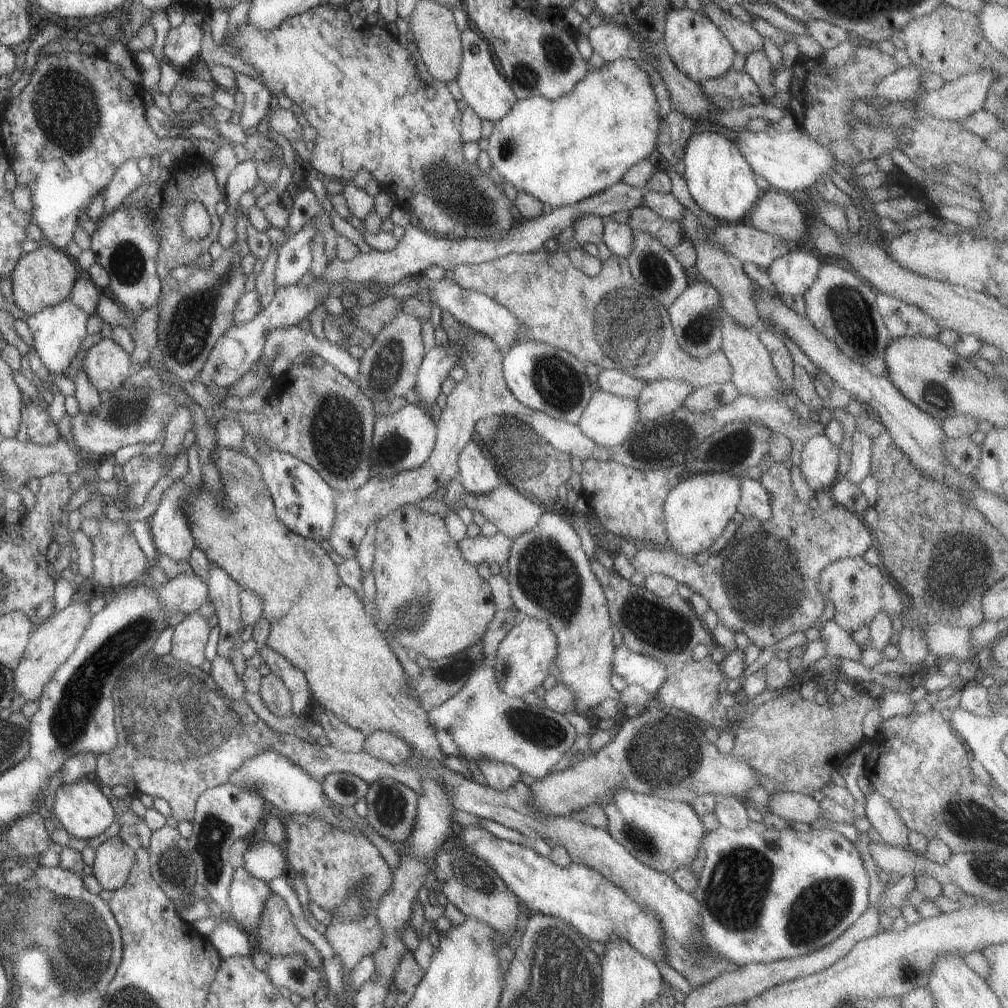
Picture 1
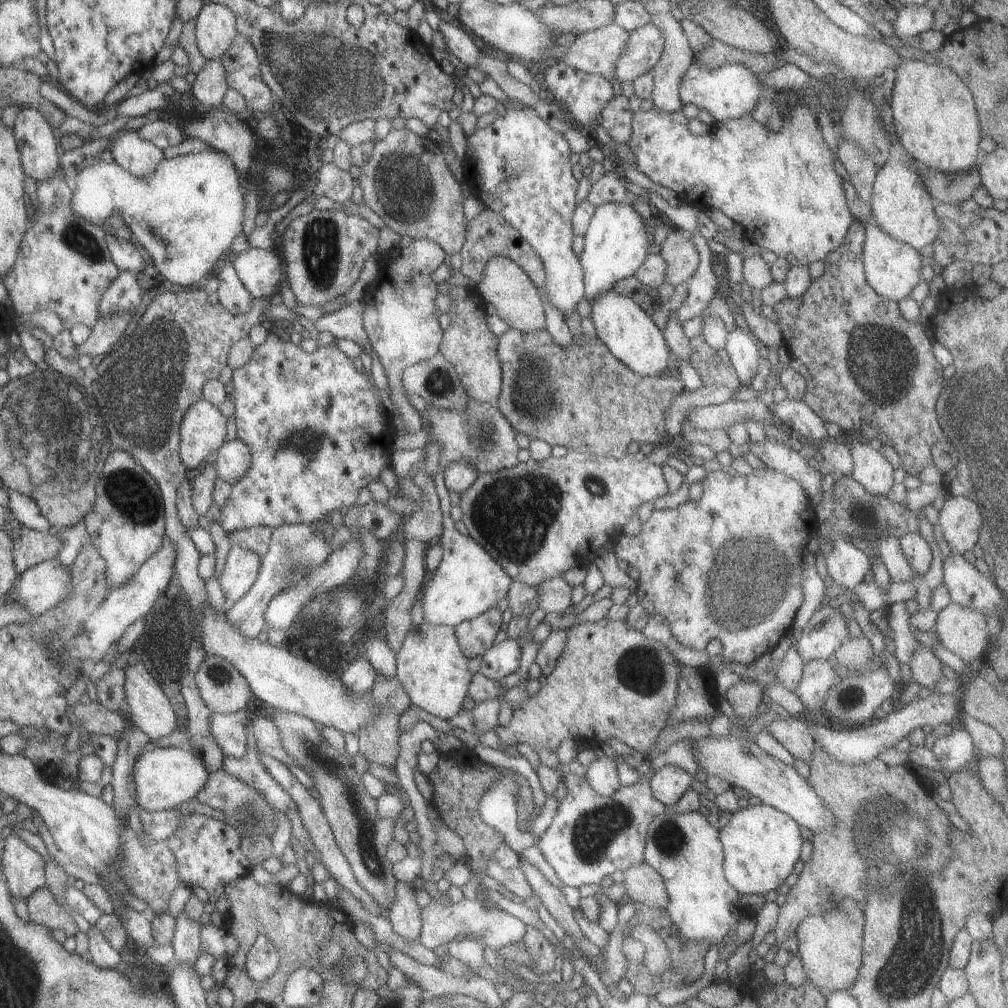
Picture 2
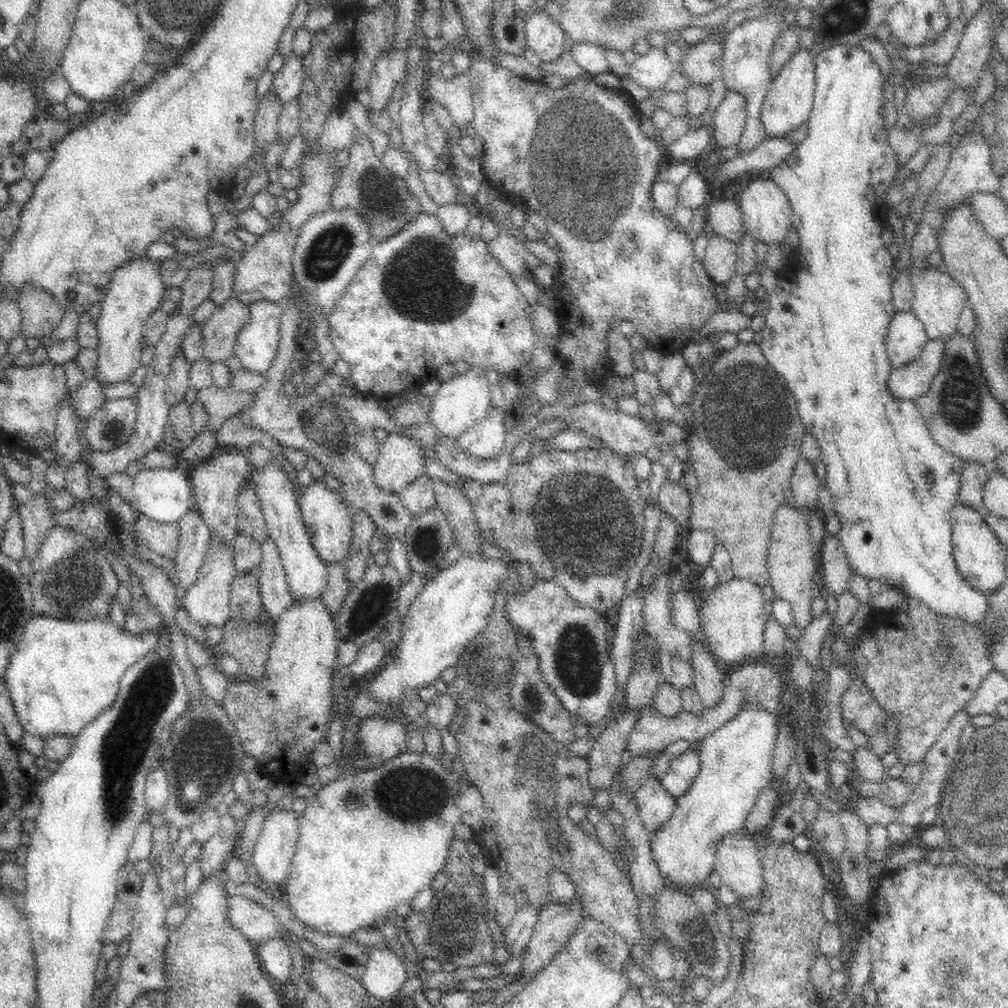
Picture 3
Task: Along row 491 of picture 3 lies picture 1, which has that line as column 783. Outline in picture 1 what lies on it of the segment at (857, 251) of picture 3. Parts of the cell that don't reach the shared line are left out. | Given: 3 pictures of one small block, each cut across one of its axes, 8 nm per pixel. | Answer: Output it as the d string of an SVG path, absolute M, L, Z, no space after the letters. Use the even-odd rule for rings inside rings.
M719 825L715 830L706 831L702 838L701 848L703 848L705 858L703 858L703 864L697 877L697 888L692 894L699 904L699 918L701 920L695 928L695 934L697 934L695 948L687 950L691 960L703 960L707 956L713 956L717 960L727 960L727 962L740 967L747 963L766 963L811 954L814 950L823 948L828 942L833 942L837 936L841 936L857 920L857 917L865 912L869 905L867 899L868 876L861 865L860 854L851 841L835 830L828 828L813 830L811 828L809 832L801 832L788 826L781 830L765 829L757 833L748 826L741 830L729 830Z

